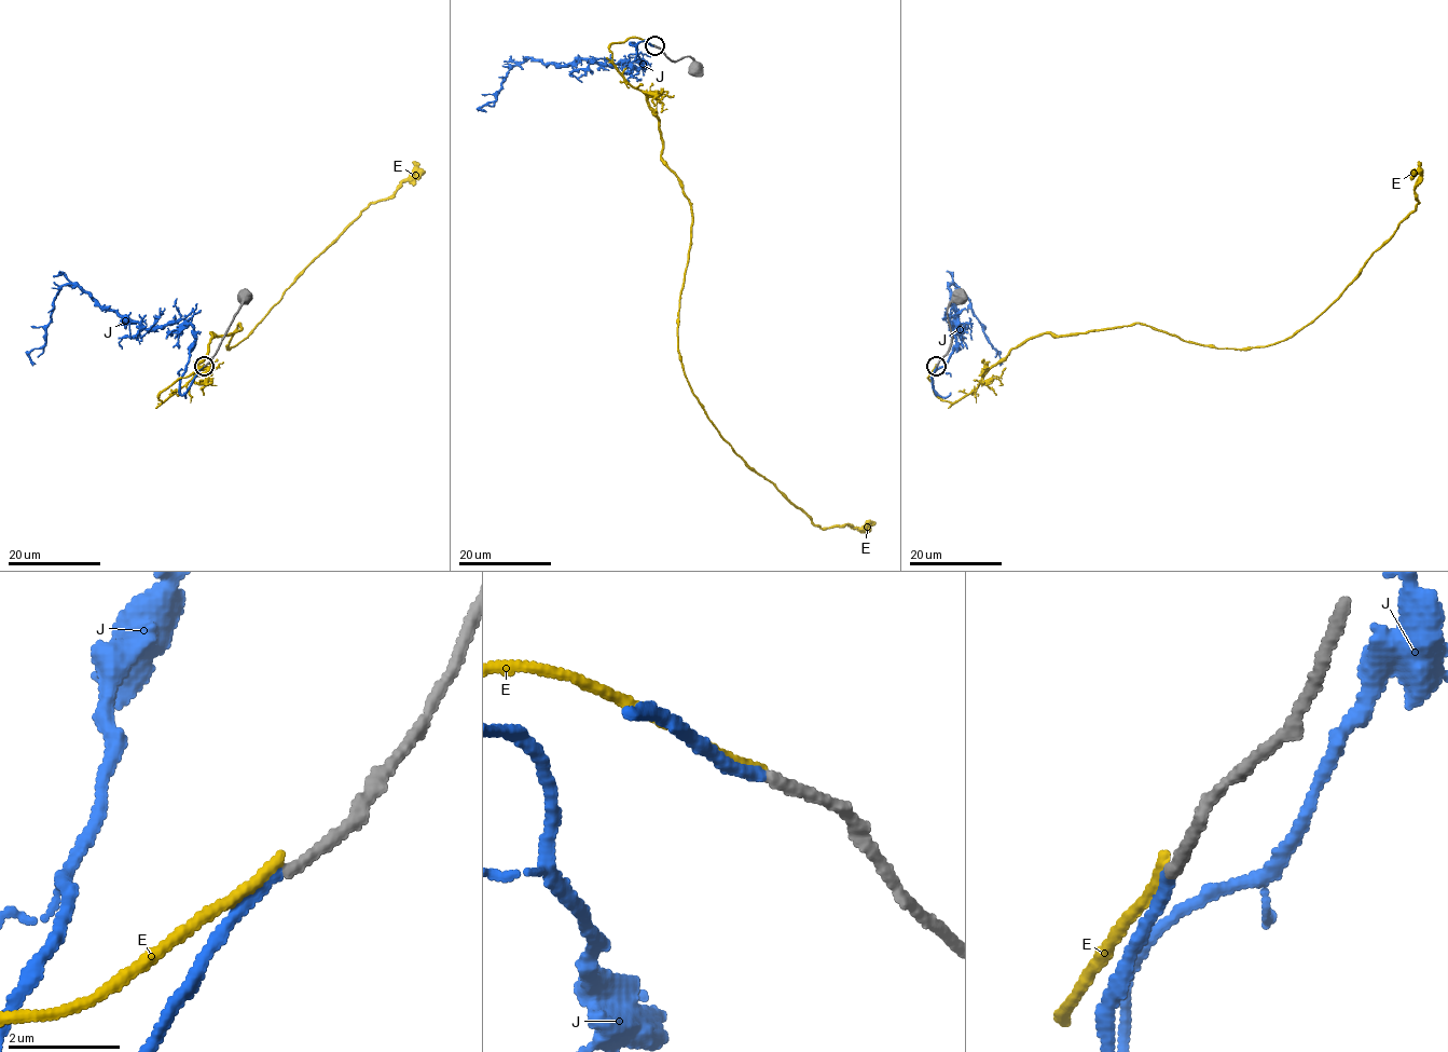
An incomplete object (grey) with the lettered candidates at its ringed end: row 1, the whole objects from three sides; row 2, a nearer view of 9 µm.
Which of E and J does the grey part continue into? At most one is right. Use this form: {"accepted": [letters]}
{"accepted": ["J"]}

